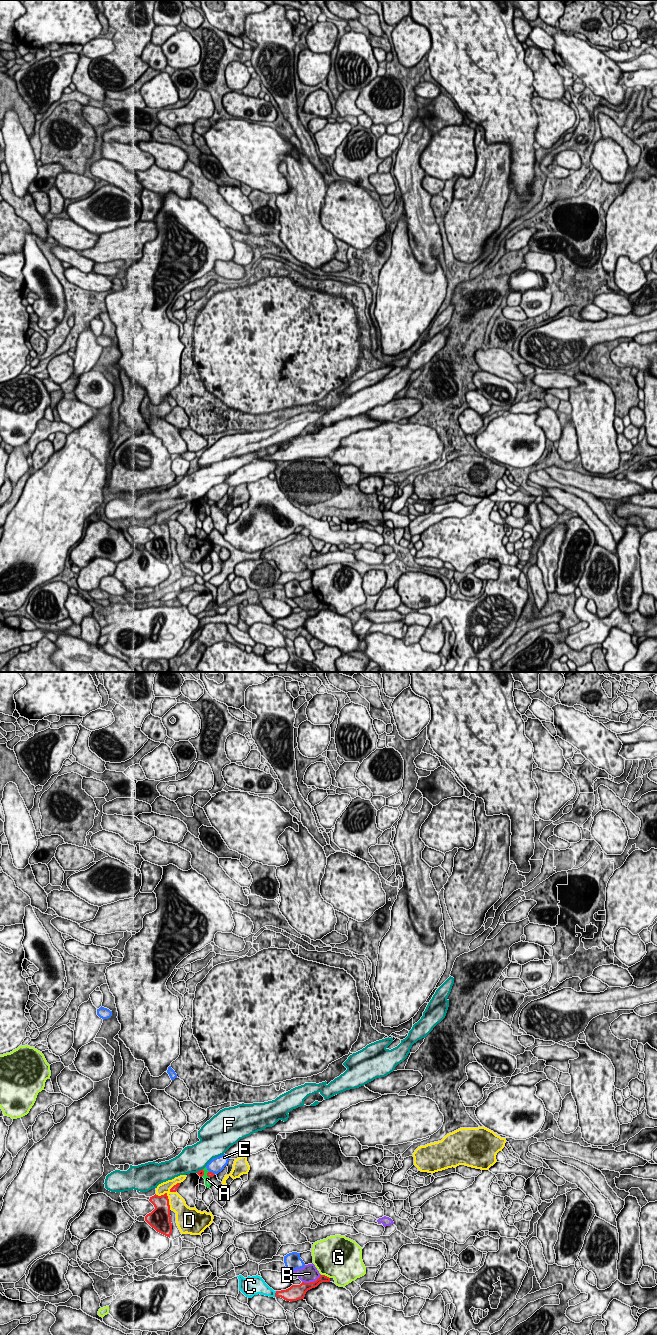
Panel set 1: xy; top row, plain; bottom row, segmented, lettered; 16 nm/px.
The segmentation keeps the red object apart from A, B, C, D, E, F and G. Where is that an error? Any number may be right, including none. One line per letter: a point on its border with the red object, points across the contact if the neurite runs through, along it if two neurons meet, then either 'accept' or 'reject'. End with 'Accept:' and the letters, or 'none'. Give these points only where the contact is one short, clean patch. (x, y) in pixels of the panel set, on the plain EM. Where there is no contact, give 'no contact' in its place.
A: meets red in xy at (203, 501); border along xy (203, 497), (201, 504); reject
B: meets red in xy at (311, 610); reject
C: meets red in xy at (275, 622); reject
D: meets red in xy at (167, 524); reject
E: meets red in xy at (211, 500); reject
F: meets red in xy at (200, 498); border along xy (202, 496), (196, 500); reject
G: meets red in xy at (324, 603); reject
Accept: none

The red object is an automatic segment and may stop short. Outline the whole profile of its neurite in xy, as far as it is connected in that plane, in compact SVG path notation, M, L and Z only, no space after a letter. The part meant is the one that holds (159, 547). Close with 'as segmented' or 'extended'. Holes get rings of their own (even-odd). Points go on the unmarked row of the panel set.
M167 521L150 525L149 529L155 537L145 544L145 549L157 560L170 566L172 551L170 544L170 533Z; as segmented

